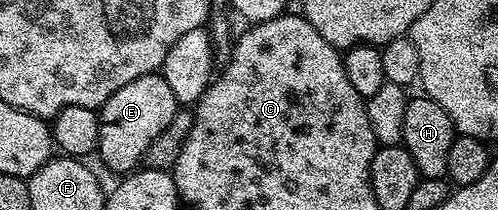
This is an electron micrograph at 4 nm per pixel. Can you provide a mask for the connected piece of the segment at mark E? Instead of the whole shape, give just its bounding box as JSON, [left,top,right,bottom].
[98,73,181,176]

